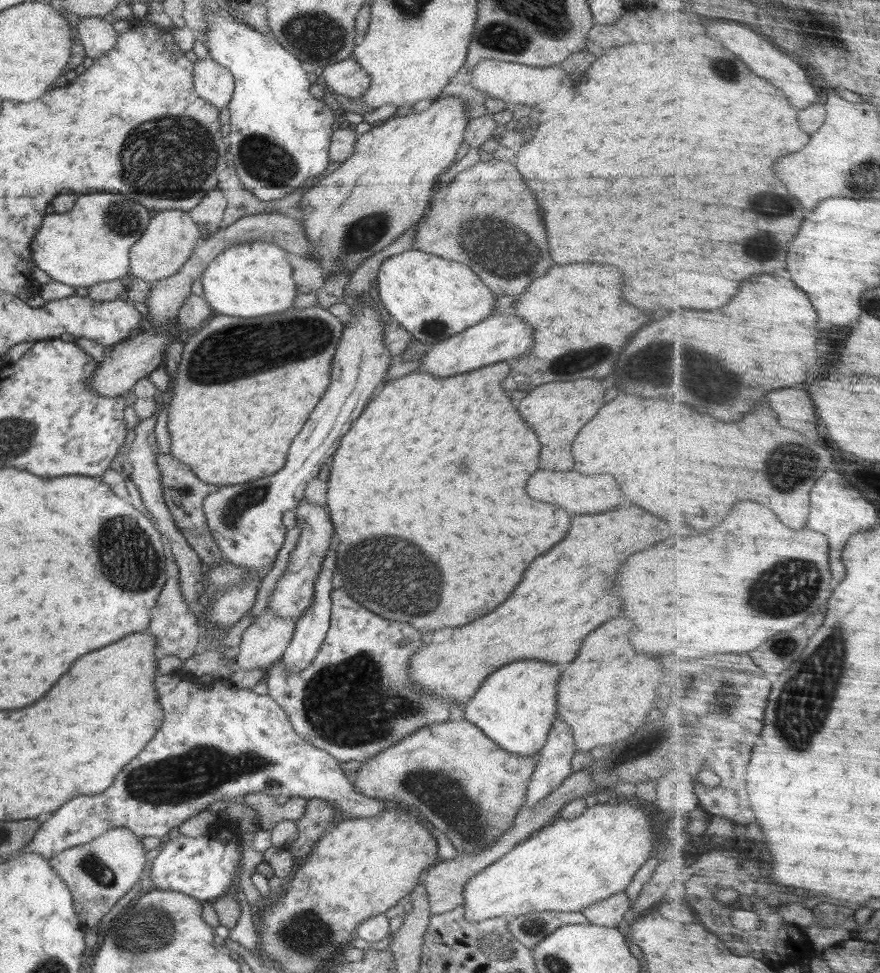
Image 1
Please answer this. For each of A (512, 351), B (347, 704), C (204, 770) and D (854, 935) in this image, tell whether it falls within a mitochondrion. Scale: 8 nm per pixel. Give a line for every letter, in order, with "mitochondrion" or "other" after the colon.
A: other
B: mitochondrion
C: mitochondrion
D: other

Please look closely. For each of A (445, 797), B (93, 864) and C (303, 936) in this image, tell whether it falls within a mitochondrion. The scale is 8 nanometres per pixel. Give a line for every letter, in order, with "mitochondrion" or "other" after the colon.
A: mitochondrion
B: mitochondrion
C: mitochondrion

